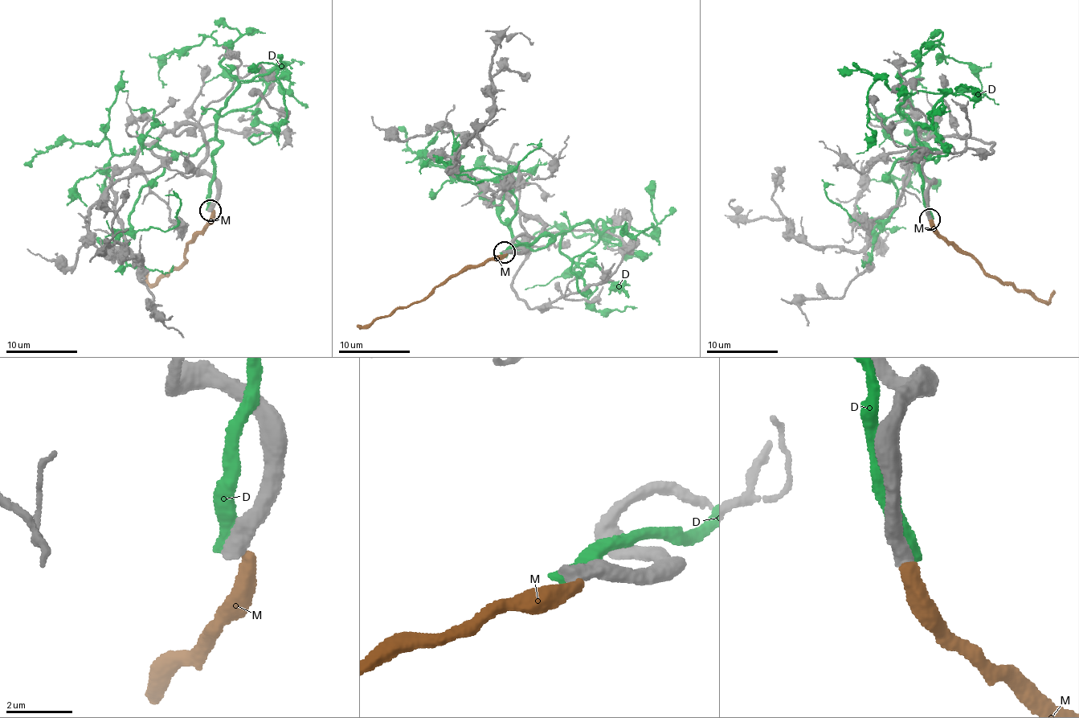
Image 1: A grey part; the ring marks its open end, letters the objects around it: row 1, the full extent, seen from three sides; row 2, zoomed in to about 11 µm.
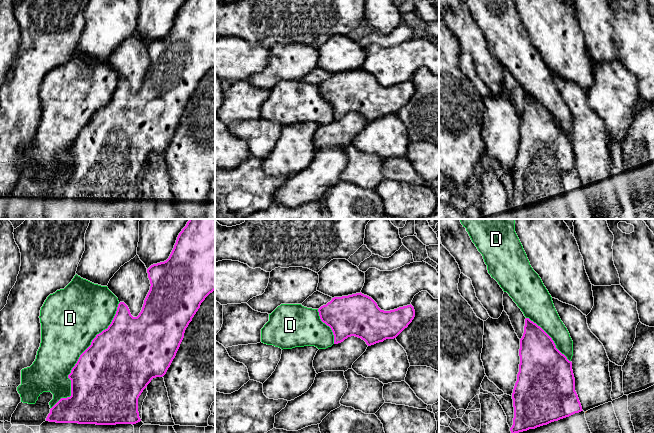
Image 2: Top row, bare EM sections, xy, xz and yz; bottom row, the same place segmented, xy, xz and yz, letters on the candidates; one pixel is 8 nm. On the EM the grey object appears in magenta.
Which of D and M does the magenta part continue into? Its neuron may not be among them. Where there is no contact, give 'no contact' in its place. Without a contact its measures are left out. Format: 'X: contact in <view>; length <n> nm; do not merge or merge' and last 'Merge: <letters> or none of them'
D: contact in xy; length 1000 nm; do not merge
M: no contact; do not merge
Merge: none of them

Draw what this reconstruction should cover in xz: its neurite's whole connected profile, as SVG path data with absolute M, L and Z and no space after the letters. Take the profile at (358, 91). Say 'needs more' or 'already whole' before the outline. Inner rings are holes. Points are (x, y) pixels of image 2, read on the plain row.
already whole; M360 69L334 73L318 85L320 95L329 102L334 111L334 120L343 118L351 112L361 114L368 122L396 114L415 93L414 83L410 80L394 86L381 86L369 72Z

